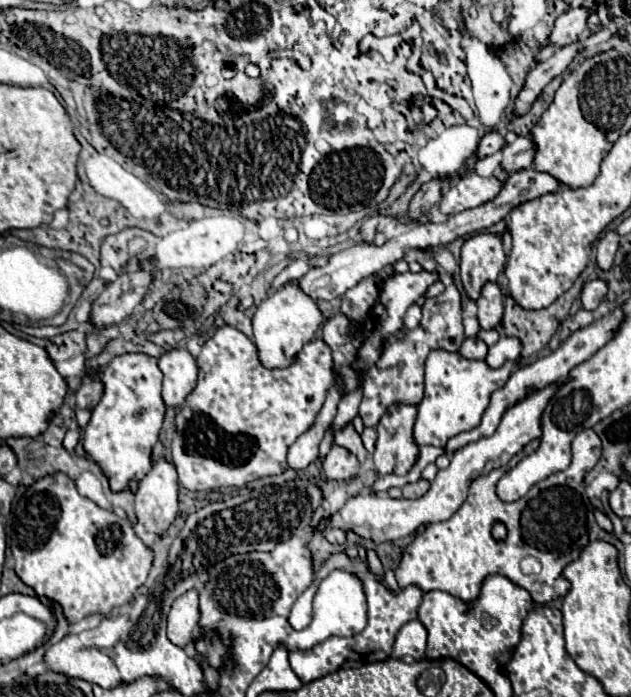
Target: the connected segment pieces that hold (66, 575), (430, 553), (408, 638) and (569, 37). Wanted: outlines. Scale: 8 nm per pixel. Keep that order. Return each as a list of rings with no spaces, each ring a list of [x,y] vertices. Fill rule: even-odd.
[[[63,472],[43,476],[25,490],[9,534],[19,578],[37,594],[59,602],[71,624],[91,612],[109,614],[113,606],[129,604],[153,564],[153,550],[143,544],[133,526],[113,510],[103,510],[81,496]]]
[[[591,428],[579,432],[573,440],[573,460],[567,470],[547,476],[517,502],[501,502],[495,494],[499,478],[513,468],[513,462],[519,462],[534,452],[539,444],[540,439],[531,441],[507,466],[491,470],[487,476],[479,476],[469,486],[469,496],[463,506],[449,520],[429,524],[415,536],[415,540],[405,548],[395,570],[399,588],[417,584],[423,592],[445,590],[465,602],[471,602],[477,598],[485,576],[503,574],[515,584],[523,586],[537,604],[547,604],[555,598],[563,598],[569,592],[569,584],[561,578],[561,570],[575,560],[589,542],[589,528],[595,518],[593,506],[585,496],[583,480],[601,458],[601,440]],[[497,522],[505,524],[507,528],[505,542],[497,542],[491,534]],[[529,554],[541,560],[543,570],[539,576],[525,576],[521,572],[519,562]]]
[[[411,620],[399,630],[395,638],[395,652],[391,654],[391,658],[413,656],[415,660],[423,660],[425,646],[427,646],[427,628],[419,620]]]
[[[575,8],[561,14],[555,20],[555,26],[549,34],[549,42],[559,48],[573,44],[579,38],[579,34],[587,28],[587,12],[589,8]]]

